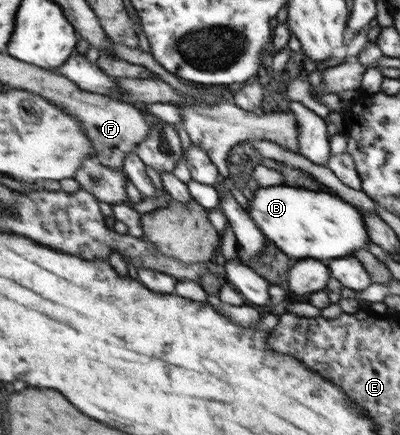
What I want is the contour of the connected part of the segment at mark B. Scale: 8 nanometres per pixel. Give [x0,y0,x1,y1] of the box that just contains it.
[246,185,369,261]

